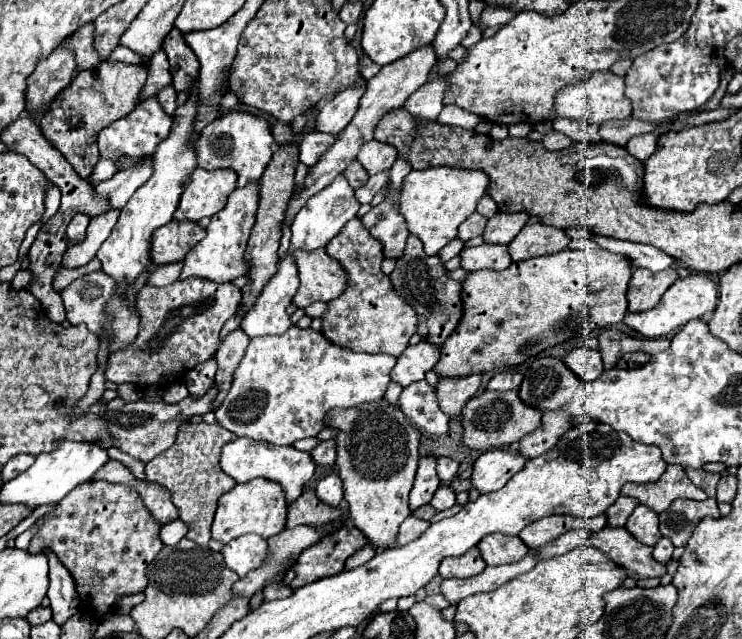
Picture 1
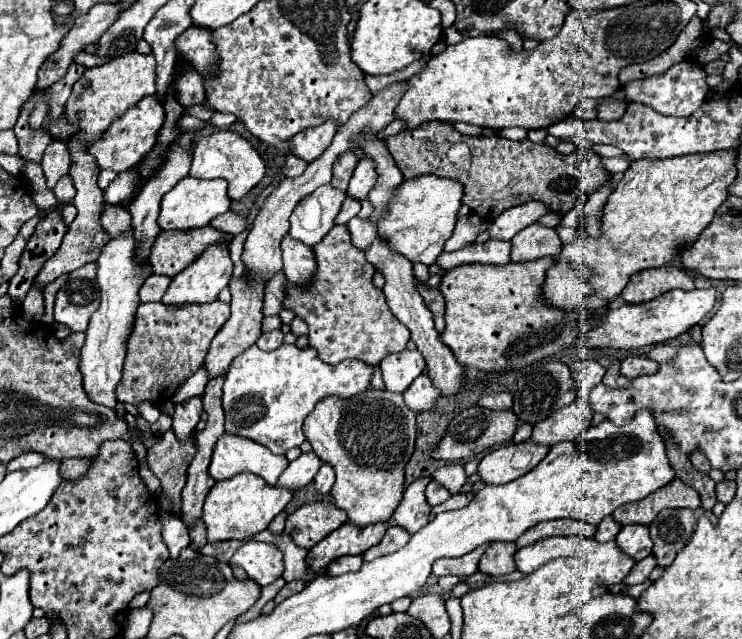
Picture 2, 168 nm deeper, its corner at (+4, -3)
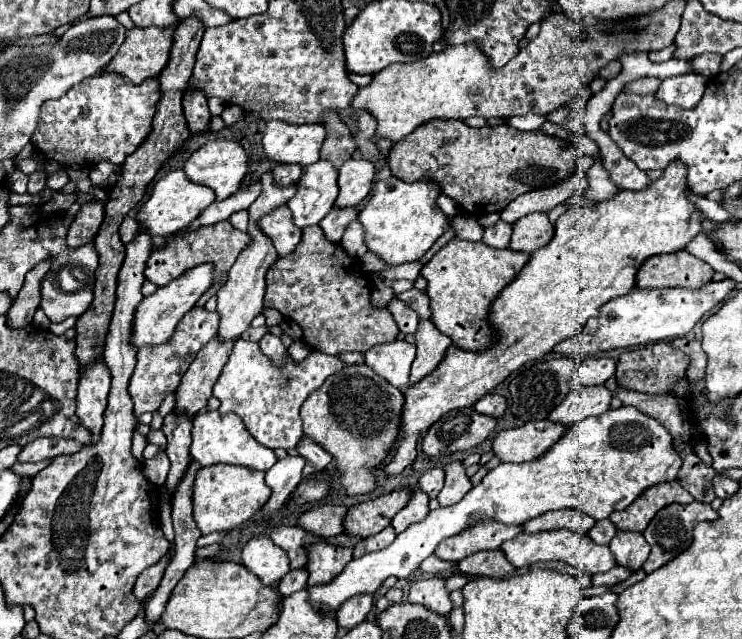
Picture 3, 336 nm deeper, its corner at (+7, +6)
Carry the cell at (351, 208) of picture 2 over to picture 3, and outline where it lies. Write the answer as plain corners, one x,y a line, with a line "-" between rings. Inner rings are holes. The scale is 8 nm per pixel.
334,206
334,210
320,222
320,226
324,228
324,234
328,240
340,242
346,224
352,222
356,216
358,216
356,208
336,208

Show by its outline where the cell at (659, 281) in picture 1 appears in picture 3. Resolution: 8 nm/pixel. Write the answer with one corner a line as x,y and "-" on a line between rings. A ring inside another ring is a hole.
678,250
672,254
658,254
650,256
636,272
636,286
638,290
652,290
652,288
700,288
702,284
710,282
714,270
692,256
686,250

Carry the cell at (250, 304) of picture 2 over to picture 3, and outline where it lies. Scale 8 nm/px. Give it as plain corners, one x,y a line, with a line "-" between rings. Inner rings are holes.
214,336
194,358
186,374
182,376
182,382
176,390
176,410
184,412
188,416
194,416
200,412
208,398
212,396
212,386
218,380
234,340
218,340

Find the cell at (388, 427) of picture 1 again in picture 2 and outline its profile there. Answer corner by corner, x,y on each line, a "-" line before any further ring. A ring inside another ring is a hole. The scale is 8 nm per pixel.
365,389
365,393
357,393
357,397
327,397
321,399
313,413
303,421
303,433
311,443
317,457
329,463
335,469
335,485
331,495
335,505
347,511
349,521
357,527
389,521
393,511
397,509
403,497
403,467
409,461
415,447
415,413
405,405
401,393
393,393
387,389

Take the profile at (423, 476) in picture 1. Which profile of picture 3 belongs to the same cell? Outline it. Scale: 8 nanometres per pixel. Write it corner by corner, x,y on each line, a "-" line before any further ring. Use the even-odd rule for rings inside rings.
418,488
418,490
412,490
410,502
394,516
392,526
394,526
396,532
402,532
402,530
406,530
410,524
424,520
428,512
430,512
430,508
428,508
428,496
426,496
420,488

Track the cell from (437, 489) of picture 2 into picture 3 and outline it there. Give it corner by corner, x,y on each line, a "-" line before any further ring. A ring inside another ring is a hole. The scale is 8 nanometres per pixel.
432,468
428,470
422,478
420,478
420,488
430,496
430,498
436,498
438,492
442,490
444,486
444,470
442,468

